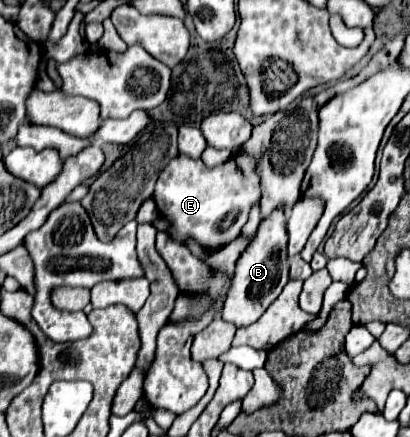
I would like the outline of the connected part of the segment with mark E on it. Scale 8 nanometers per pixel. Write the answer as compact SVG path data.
M238 148L228 162L208 168L202 160L178 154L160 172L154 202L162 216L172 222L172 238L184 240L192 236L206 248L220 248L232 242L248 220L250 208L260 202L260 178L254 160Z

